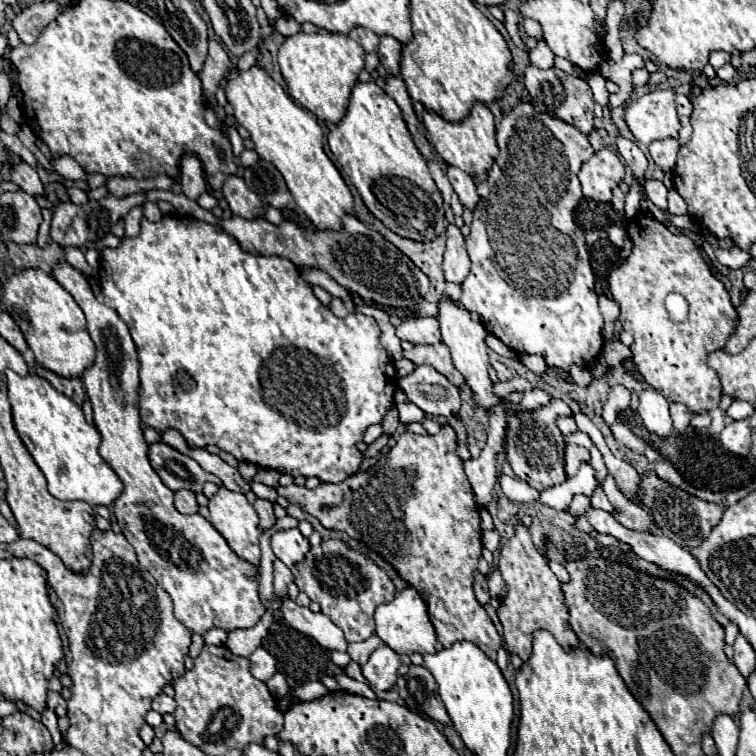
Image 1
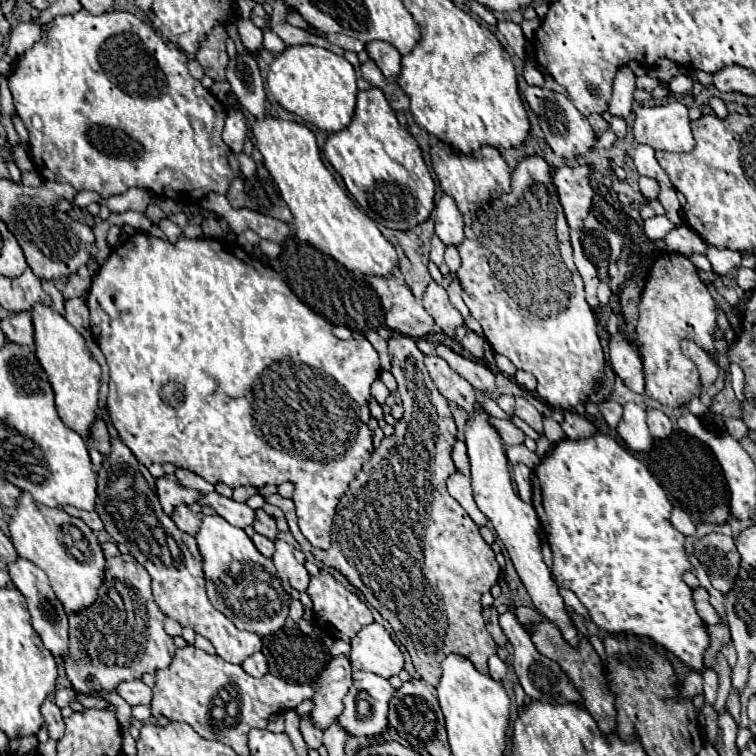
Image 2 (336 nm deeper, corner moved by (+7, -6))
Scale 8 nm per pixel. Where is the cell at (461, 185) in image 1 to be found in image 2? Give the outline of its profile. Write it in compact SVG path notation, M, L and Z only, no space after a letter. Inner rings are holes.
M444 194L436 204L436 234L440 240L450 246L458 246L464 238L464 220L452 196Z

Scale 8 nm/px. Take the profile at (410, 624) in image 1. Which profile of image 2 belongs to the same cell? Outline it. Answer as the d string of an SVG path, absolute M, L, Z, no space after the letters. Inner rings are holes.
M374 622L352 638L350 662L354 670L370 670L382 678L390 678L404 668L404 654L394 644L390 632Z

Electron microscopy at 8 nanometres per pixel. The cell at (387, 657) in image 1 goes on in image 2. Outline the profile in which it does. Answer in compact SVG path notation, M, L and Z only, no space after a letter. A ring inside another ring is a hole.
M354 672L352 686L344 698L340 726L356 736L380 734L388 720L388 702L394 694L390 682L374 672Z

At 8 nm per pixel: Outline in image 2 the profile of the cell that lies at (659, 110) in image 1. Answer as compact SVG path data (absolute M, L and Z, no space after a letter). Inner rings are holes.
M678 100L664 106L640 106L634 120L634 140L654 150L690 152L694 138L688 108Z

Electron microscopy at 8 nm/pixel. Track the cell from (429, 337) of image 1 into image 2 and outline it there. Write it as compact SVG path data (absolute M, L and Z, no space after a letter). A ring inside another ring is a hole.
M436 344L436 354L440 358L444 358L452 370L456 370L464 380L468 380L476 390L482 392L492 392L494 390L494 374L490 372L488 366L478 364L474 360L468 360L460 354L456 354L452 348L444 346L444 344Z

